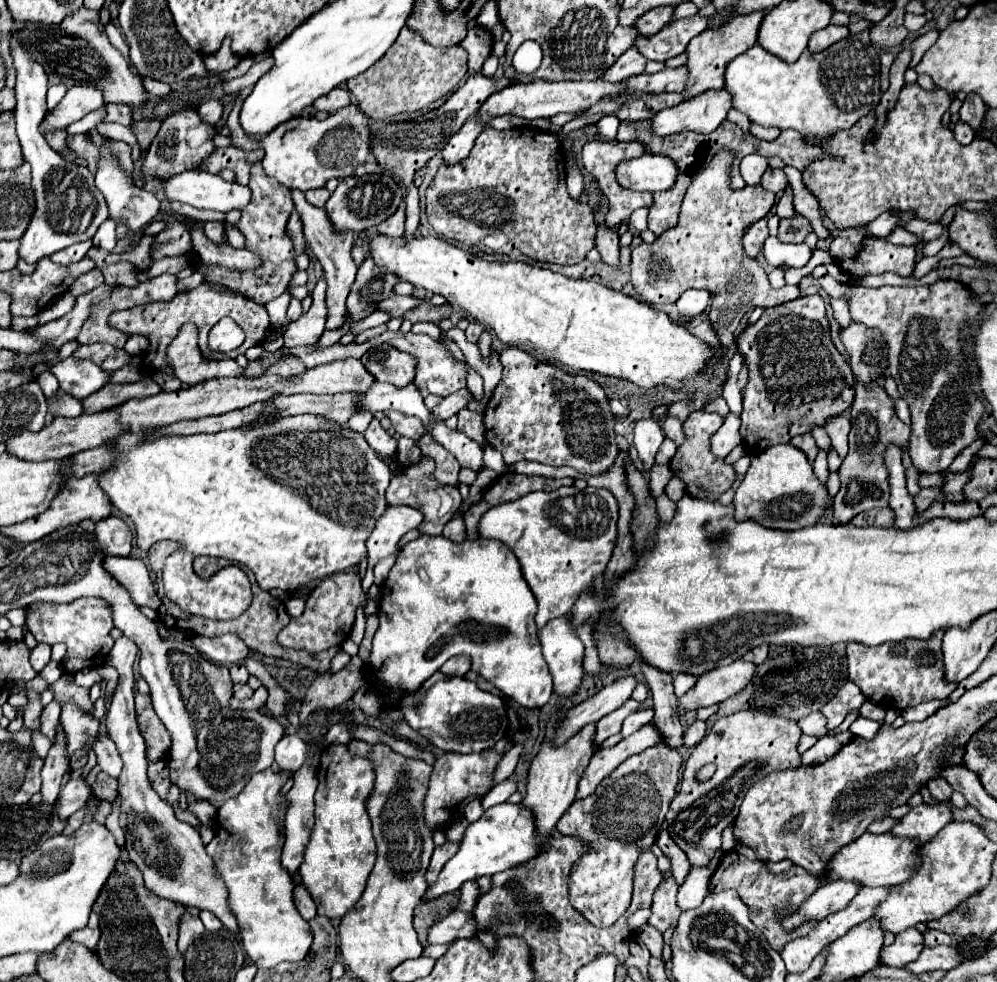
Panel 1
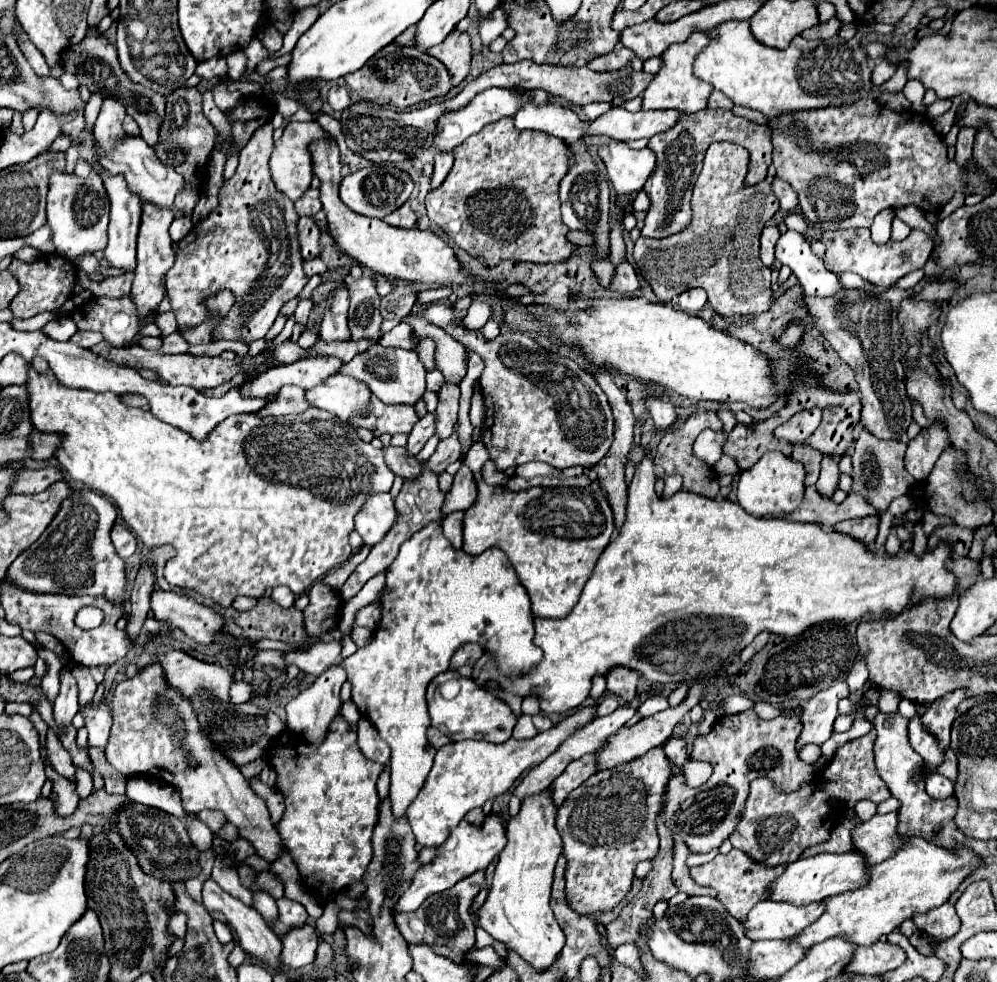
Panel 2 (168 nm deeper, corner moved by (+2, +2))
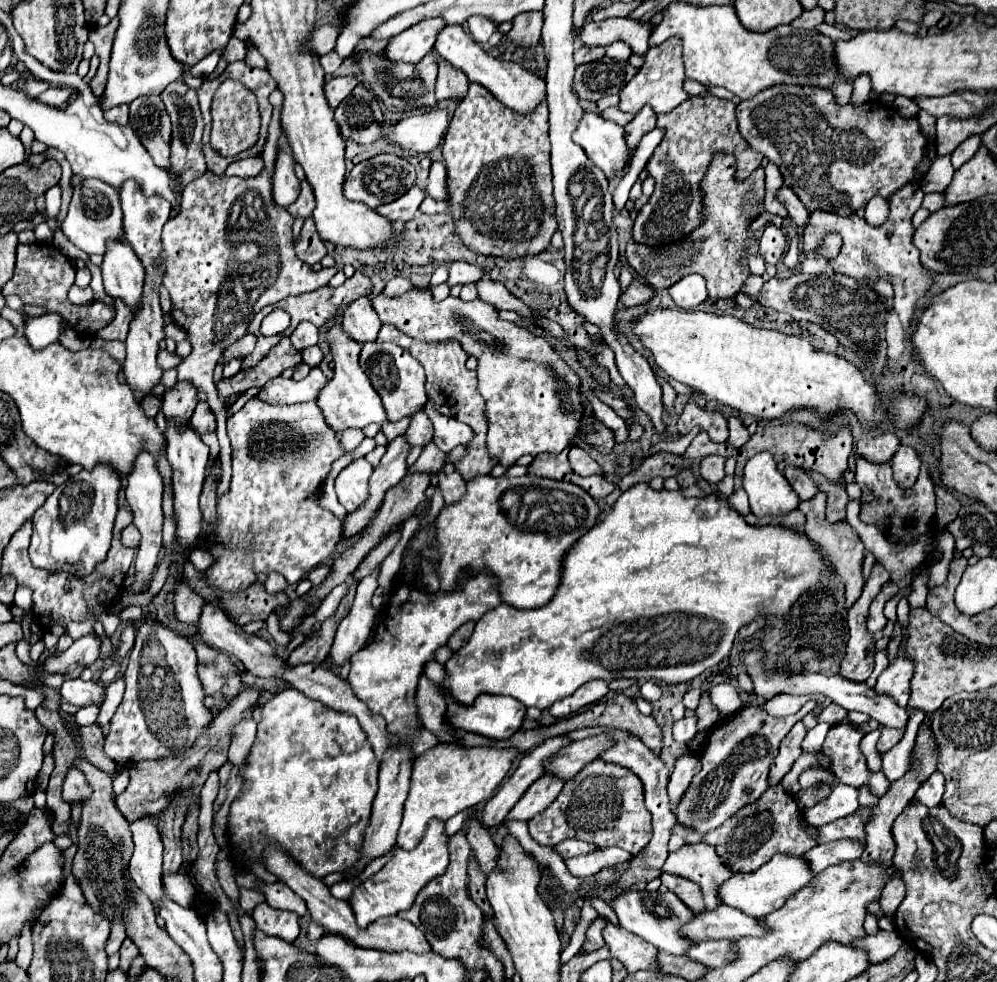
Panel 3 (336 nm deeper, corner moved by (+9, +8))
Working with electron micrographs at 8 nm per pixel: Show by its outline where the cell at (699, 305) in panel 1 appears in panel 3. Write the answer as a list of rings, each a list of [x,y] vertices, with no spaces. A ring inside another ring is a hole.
[[[687,274],[679,282],[675,282],[667,292],[679,308],[695,308],[707,298],[705,278],[701,274]]]

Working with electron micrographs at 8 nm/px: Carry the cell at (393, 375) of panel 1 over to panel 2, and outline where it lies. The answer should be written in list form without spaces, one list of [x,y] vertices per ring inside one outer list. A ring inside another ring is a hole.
[[[380,344],[370,346],[368,350],[360,352],[352,358],[352,362],[346,362],[342,366],[342,374],[348,374],[352,378],[358,378],[366,382],[376,398],[380,398],[386,404],[416,404],[422,394],[426,392],[426,368],[418,360],[418,354],[414,350],[402,350],[402,348],[384,348]]]

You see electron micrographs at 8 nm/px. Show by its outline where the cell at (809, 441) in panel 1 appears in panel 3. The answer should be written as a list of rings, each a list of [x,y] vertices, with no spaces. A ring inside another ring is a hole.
[[[789,466],[789,468],[785,468],[783,474],[789,480],[789,484],[793,486],[793,490],[799,494],[801,500],[809,500],[809,498],[813,498],[817,494],[817,486],[815,486],[815,482],[809,478],[809,474],[805,470]]]

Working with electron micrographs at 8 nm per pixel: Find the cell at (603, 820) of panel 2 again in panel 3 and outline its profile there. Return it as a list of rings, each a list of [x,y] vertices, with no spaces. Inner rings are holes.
[[[603,760],[589,762],[575,778],[567,780],[559,796],[527,824],[531,838],[541,846],[577,838],[597,848],[619,846],[629,854],[639,854],[651,840],[651,816],[643,804],[641,780],[627,768]]]

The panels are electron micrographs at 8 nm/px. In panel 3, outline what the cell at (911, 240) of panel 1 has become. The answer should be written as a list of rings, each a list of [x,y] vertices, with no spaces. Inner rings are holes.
[[[971,136],[971,138],[967,138],[963,144],[959,144],[959,146],[955,148],[955,152],[951,154],[953,168],[957,170],[957,168],[961,168],[967,160],[971,160],[973,154],[979,150],[979,146],[981,146],[981,136]]]

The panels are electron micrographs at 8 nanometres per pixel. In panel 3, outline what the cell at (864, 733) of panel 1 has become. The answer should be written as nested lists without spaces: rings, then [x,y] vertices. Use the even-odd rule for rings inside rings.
[[[823,722],[823,724],[817,724],[813,730],[809,730],[807,736],[805,736],[805,740],[803,740],[801,752],[803,752],[803,754],[811,754],[811,752],[821,750],[823,740],[825,740],[825,736],[827,736],[827,730],[829,730],[829,724],[825,724],[825,722]]]

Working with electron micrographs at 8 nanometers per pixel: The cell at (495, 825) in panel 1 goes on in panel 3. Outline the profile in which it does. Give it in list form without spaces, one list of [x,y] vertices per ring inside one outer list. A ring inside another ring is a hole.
[[[431,820],[427,824],[425,836],[421,838],[421,842],[417,844],[415,850],[407,852],[397,848],[391,856],[391,860],[373,876],[369,876],[363,884],[359,884],[351,898],[349,898],[349,906],[355,914],[357,926],[359,928],[367,928],[367,924],[375,922],[377,918],[385,918],[385,916],[395,916],[401,910],[407,910],[413,902],[417,892],[431,882],[435,876],[441,876],[447,870],[449,864],[449,850],[447,850],[447,836],[443,832],[443,822],[441,820]]]

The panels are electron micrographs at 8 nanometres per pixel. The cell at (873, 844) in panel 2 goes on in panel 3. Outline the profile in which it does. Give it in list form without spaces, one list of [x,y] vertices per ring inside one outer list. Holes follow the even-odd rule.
[[[837,840],[837,842],[829,842],[829,844],[821,844],[811,848],[809,852],[803,854],[805,862],[809,864],[811,872],[821,872],[827,866],[845,862],[845,860],[857,860],[863,852],[863,846],[851,840]]]

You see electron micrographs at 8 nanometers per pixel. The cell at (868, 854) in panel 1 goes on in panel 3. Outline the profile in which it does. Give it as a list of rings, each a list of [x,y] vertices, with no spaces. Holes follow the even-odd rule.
[[[777,854],[767,864],[757,868],[755,872],[735,874],[729,880],[725,880],[725,884],[721,884],[721,888],[717,888],[717,896],[719,896],[719,900],[723,904],[733,906],[733,908],[745,912],[747,916],[761,918],[761,916],[767,916],[769,912],[781,908],[783,902],[791,894],[795,894],[799,888],[807,886],[811,878],[813,878],[813,874],[809,870],[809,864],[805,864],[803,858],[793,858],[793,856]]]

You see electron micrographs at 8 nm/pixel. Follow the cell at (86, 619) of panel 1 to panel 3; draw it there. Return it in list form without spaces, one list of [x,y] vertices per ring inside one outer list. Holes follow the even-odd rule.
[[[121,506],[119,514],[117,514],[117,520],[115,520],[113,542],[111,542],[111,550],[109,550],[107,560],[97,564],[97,568],[89,576],[73,576],[73,574],[67,574],[67,572],[51,572],[51,570],[37,568],[37,566],[31,564],[27,548],[29,548],[29,540],[31,540],[31,534],[33,534],[33,524],[31,524],[31,520],[27,520],[15,532],[15,536],[11,538],[9,546],[3,552],[1,576],[13,574],[19,584],[25,584],[33,590],[33,614],[45,630],[49,630],[49,626],[55,626],[55,624],[65,626],[69,620],[77,620],[77,622],[95,620],[103,610],[107,610],[105,604],[97,602],[97,594],[103,590],[103,592],[107,592],[109,600],[114,602],[119,594],[123,592],[123,580],[129,572],[129,566],[133,564],[135,548],[127,548],[127,546],[121,544],[121,528],[127,528],[129,524],[131,524],[131,512],[125,506]]]

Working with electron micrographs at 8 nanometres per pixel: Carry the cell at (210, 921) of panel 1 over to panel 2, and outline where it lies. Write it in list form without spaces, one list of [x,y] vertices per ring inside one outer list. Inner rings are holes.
[[[212,920],[212,926],[214,926],[214,932],[216,932],[216,936],[218,936],[220,942],[230,942],[232,940],[232,932],[230,932],[230,928],[224,922]]]

